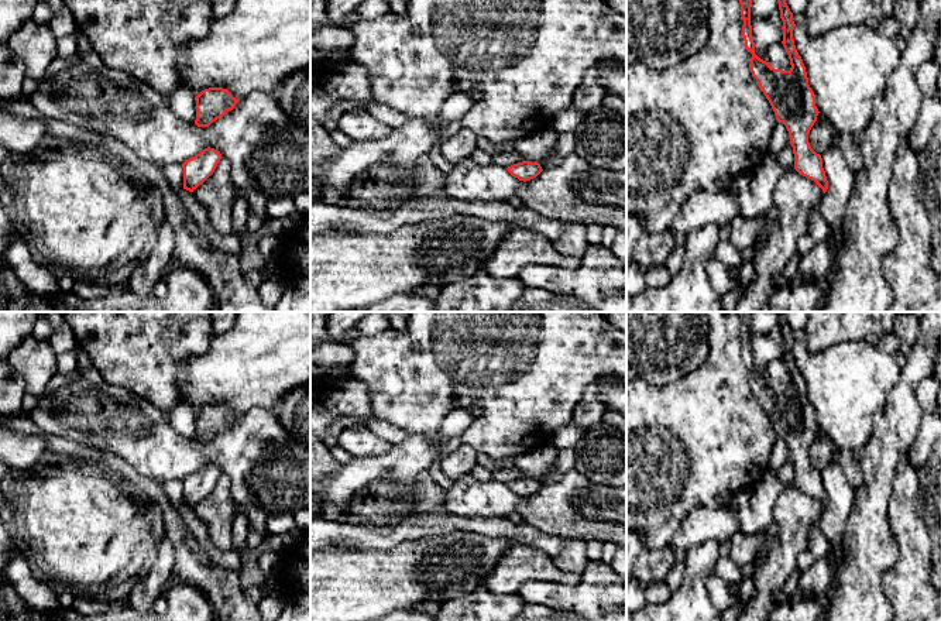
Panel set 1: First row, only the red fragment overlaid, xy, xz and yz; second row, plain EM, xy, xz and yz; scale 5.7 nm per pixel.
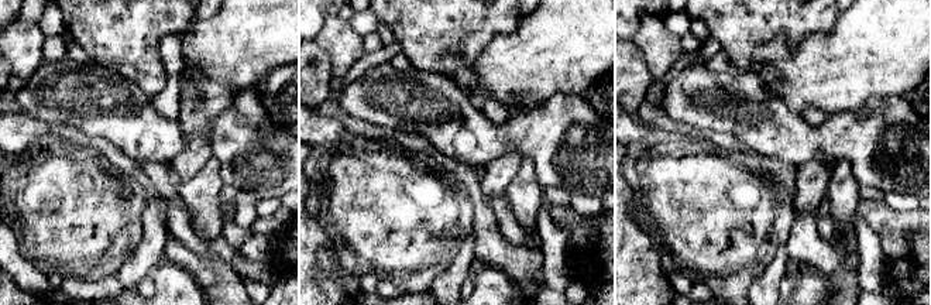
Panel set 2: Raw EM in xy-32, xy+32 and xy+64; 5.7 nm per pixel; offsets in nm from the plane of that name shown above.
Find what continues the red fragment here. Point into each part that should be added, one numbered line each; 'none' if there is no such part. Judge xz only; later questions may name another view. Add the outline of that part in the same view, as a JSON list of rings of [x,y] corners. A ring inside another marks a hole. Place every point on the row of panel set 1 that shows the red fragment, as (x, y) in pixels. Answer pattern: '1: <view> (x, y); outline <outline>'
none

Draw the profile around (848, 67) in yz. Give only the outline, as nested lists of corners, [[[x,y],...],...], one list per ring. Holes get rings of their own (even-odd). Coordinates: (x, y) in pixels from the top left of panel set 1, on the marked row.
[[[796,24],[793,30],[794,45],[806,66],[808,85],[815,95],[815,106],[827,119],[837,134],[846,133],[861,140],[865,128],[875,114],[875,102],[887,89],[887,76],[897,66],[900,49],[896,41],[883,35],[879,30],[865,25],[838,27],[825,34],[810,35],[806,24]]]

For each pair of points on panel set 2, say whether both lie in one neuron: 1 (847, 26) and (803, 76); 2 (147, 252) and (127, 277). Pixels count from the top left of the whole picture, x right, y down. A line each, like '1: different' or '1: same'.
1: same
2: same

